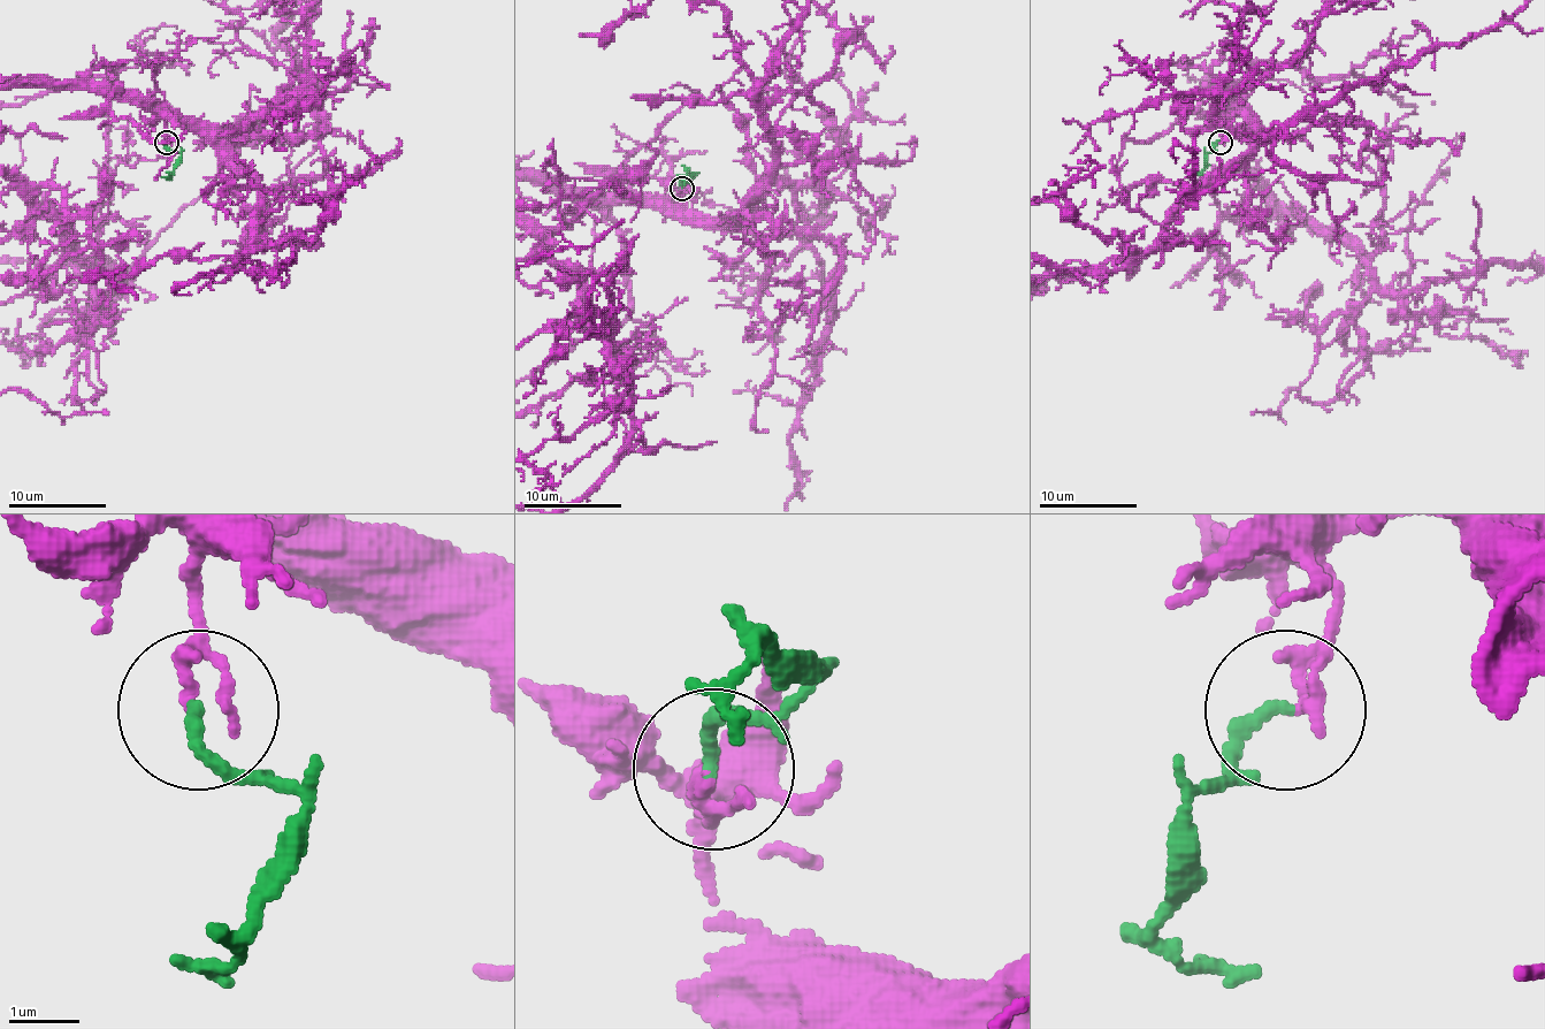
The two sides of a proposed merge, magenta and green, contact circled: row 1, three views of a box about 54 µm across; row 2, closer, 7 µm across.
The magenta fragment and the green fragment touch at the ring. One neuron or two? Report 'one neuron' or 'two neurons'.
one neuron

